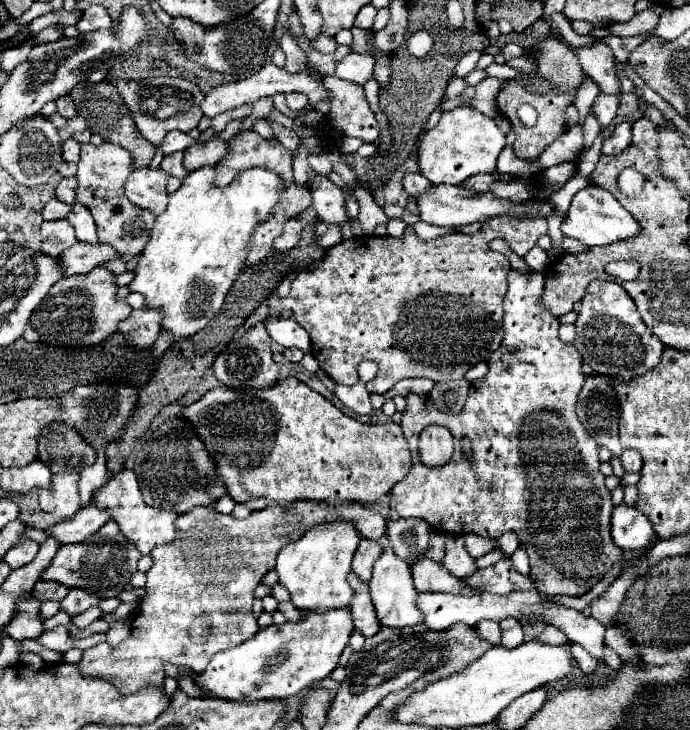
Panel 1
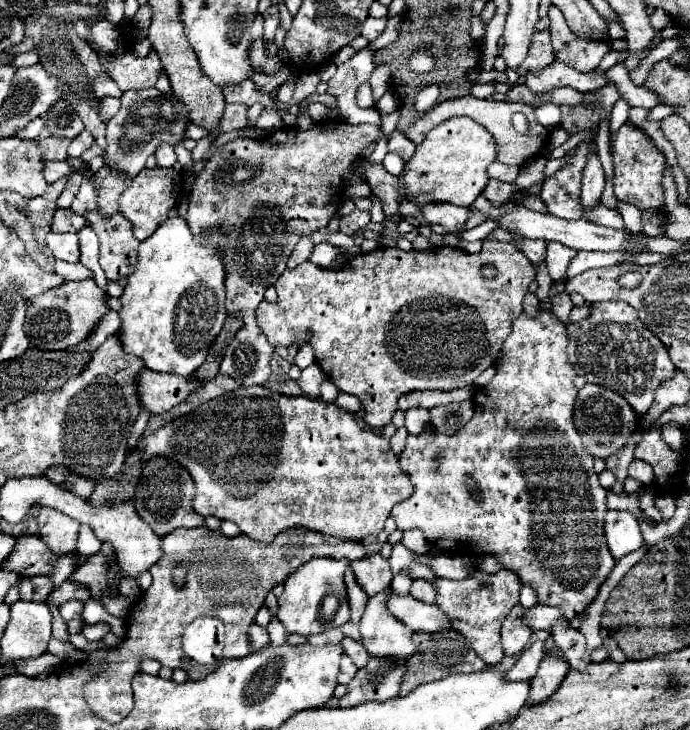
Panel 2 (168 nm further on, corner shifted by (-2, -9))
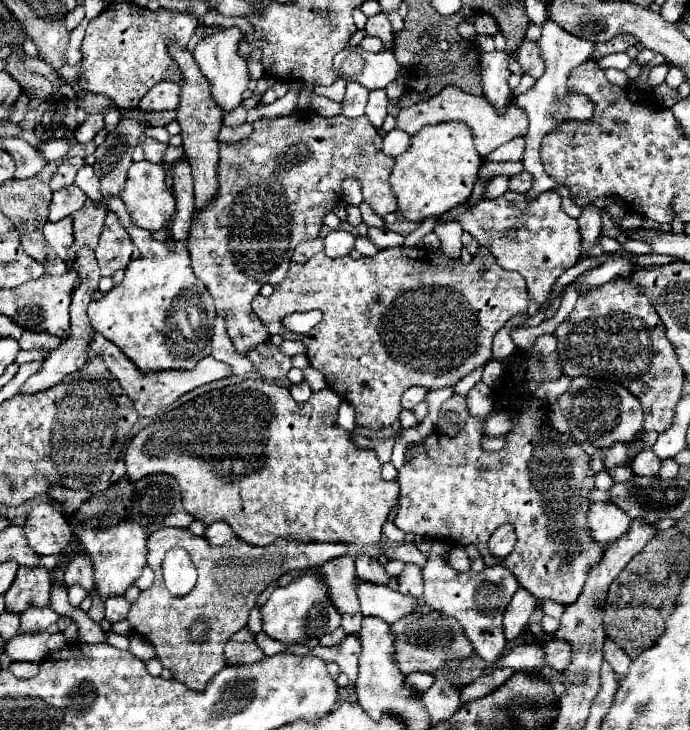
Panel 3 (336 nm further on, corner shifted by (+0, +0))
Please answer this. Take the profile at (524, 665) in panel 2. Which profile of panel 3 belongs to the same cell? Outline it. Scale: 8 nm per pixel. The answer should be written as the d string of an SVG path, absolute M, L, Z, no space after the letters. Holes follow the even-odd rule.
M498 669L492 675L482 675L476 681L468 683L462 687L462 703L470 703L474 699L480 699L484 695L490 695L498 685L502 685L504 681L508 681L508 677L512 677L514 671L512 669Z

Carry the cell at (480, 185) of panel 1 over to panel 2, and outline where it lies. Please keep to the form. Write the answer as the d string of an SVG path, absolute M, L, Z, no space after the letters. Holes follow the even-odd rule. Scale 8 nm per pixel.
M490 180L486 190L482 192L482 196L488 198L490 202L506 202L506 200L510 200L514 190L516 190L516 186L512 186L512 184L506 184L500 180Z

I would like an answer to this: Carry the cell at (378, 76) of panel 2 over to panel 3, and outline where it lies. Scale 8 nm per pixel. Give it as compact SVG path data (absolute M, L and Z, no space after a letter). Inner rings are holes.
M370 91L368 105L366 105L366 115L372 121L376 131L382 131L382 123L388 115L386 113L386 101L388 101L388 97L386 97L384 91Z

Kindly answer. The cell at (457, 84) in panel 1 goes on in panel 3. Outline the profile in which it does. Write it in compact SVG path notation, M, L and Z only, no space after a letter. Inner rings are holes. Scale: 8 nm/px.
M492 51L488 55L482 55L480 67L484 97L490 101L490 105L494 105L498 113L504 113L504 109L512 101L512 89L508 87L508 55L504 51Z

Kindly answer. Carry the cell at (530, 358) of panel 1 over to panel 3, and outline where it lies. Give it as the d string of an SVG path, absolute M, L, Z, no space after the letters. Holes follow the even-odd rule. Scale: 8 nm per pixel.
M544 335L536 341L530 353L520 353L520 373L516 377L504 379L500 391L512 405L518 405L518 423L506 435L506 447L498 453L488 453L480 447L484 421L472 421L464 425L462 433L456 437L444 437L440 433L428 435L422 443L414 445L414 459L404 463L398 471L400 481L400 509L394 519L396 527L404 533L424 535L430 539L446 539L456 545L476 545L486 567L502 565L518 579L518 583L530 591L538 601L552 599L562 605L572 605L582 593L588 571L602 559L598 543L588 537L588 493L594 489L594 471L590 469L588 455L564 435L550 429L546 423L546 413L542 401L536 397L526 397L522 393L524 383L528 381L550 381L562 375L562 367L556 357L556 337ZM512 523L516 527L516 547L514 551L498 559L488 551L490 535L502 525Z

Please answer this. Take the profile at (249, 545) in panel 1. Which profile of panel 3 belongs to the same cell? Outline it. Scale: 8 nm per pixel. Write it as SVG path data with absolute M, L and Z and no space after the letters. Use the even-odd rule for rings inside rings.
M158 529L148 537L148 567L156 579L150 589L142 591L138 601L132 605L128 623L132 629L148 639L162 667L172 671L172 677L190 689L200 691L210 677L224 667L222 647L224 643L246 627L248 613L256 603L256 597L282 575L294 569L316 569L322 563L342 557L348 553L348 545L296 545L296 541L274 541L268 547L244 545L240 539L232 539L222 547L210 547L204 537L192 535L188 529ZM182 547L190 553L192 563L198 569L198 583L186 597L172 597L162 579L162 559L166 551ZM196 619L204 619L208 625L206 641L194 643L188 631Z

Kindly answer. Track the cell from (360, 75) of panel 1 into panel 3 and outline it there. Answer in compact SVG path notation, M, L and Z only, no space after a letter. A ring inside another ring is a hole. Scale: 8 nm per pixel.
M348 81L346 97L342 101L342 115L352 117L352 119L364 115L366 101L368 101L368 91L364 87L360 87L356 81Z

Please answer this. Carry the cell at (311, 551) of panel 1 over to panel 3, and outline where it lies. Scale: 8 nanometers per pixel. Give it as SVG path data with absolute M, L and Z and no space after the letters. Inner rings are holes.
M308 569L302 577L294 579L286 587L278 587L272 597L266 601L266 605L260 607L262 615L262 631L280 643L306 643L308 639L322 637L328 633L334 633L340 627L340 613L332 609L332 603L328 601L324 583L316 577L316 569Z

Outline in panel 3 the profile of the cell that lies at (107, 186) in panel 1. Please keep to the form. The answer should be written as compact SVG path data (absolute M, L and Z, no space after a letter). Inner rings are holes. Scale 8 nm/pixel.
M110 211L100 233L100 243L96 249L96 261L100 265L100 275L112 277L116 271L126 269L130 261L138 257L138 249L128 237L128 231L120 225L118 217Z

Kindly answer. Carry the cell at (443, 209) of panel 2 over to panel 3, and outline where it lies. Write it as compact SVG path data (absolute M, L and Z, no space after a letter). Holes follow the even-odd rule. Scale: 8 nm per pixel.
M558 189L544 191L536 199L528 199L524 193L506 191L502 197L480 201L476 209L464 209L464 213L456 217L462 229L468 231L478 241L478 247L488 249L496 257L502 269L518 271L524 277L528 285L528 293L538 305L542 305L548 299L556 279L566 269L576 265L580 255L578 221L564 213L560 201L562 199ZM518 229L526 229L534 233L506 237L506 231L518 231Z

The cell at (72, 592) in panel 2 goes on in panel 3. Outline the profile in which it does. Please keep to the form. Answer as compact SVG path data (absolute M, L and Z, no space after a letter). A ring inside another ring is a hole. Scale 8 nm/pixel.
M76 555L64 573L64 581L66 585L82 585L88 593L92 591L92 565L88 561L88 557L84 555Z

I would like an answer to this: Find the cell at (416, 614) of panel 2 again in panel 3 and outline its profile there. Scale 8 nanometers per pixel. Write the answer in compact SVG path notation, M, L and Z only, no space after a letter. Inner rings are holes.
M356 581L356 595L362 607L364 617L378 617L386 623L394 623L412 611L412 605L418 603L414 597L404 597L398 591L392 591L384 585L372 585Z

